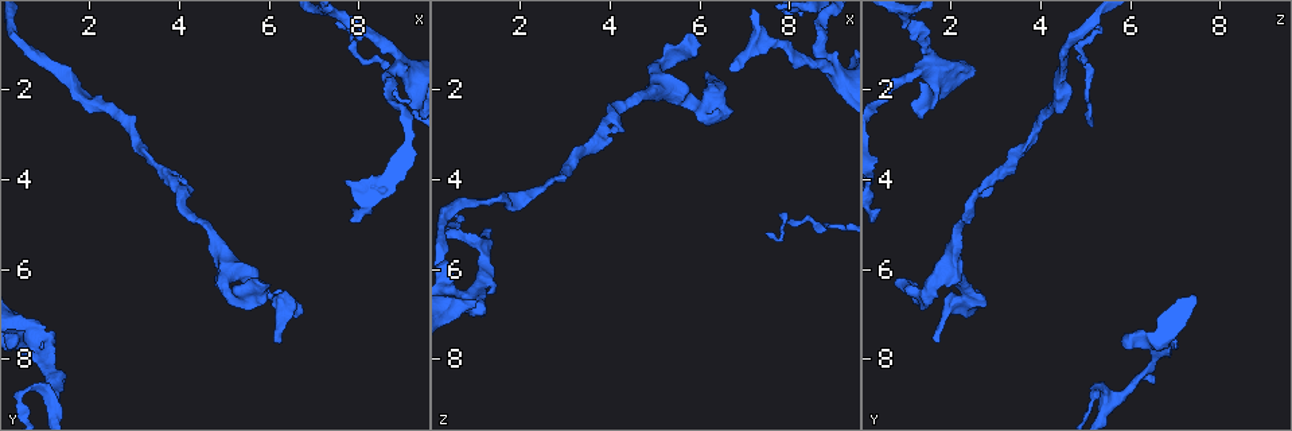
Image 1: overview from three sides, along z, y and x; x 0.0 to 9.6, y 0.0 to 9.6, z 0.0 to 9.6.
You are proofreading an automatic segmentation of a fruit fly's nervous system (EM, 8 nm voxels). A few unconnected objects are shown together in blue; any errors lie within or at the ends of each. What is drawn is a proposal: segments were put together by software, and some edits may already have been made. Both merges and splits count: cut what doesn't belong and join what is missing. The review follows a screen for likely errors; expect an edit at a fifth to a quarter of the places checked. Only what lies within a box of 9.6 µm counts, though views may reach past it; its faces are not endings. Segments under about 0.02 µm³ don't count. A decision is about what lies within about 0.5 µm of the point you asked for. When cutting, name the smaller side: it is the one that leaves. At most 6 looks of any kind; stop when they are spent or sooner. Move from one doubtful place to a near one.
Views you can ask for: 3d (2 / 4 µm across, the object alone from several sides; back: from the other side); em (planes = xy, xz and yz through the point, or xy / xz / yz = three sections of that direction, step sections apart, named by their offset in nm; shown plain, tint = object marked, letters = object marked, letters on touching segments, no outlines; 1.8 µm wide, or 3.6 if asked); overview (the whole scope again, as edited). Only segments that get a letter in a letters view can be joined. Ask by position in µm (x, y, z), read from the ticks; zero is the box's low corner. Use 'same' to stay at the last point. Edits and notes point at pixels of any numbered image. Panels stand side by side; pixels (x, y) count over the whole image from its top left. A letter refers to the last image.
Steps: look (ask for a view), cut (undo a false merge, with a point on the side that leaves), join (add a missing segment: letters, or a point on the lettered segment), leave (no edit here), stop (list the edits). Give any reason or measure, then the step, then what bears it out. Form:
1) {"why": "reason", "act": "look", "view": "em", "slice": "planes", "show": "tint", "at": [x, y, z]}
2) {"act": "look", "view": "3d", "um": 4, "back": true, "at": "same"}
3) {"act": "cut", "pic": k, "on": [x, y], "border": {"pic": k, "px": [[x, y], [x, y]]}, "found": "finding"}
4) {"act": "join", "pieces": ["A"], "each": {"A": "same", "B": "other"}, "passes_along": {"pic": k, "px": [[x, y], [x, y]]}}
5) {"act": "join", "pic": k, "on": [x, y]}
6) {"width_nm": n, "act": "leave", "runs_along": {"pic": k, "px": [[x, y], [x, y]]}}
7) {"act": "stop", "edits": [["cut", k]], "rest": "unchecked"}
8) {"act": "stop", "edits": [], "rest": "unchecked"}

{"why": "branch stops here", "act": "look", "view": "em", "slice": "planes", "show": "plain", "at": [6.20, 7.60, 1.65]}

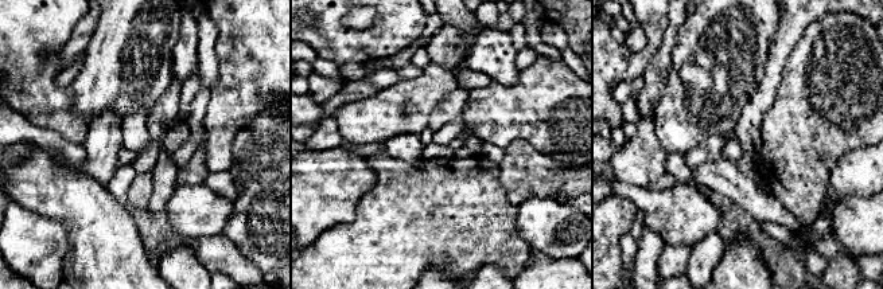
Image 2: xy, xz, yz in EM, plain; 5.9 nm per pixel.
{"act": "look", "view": "em", "slice": "planes", "show": "letters", "at": "same"}

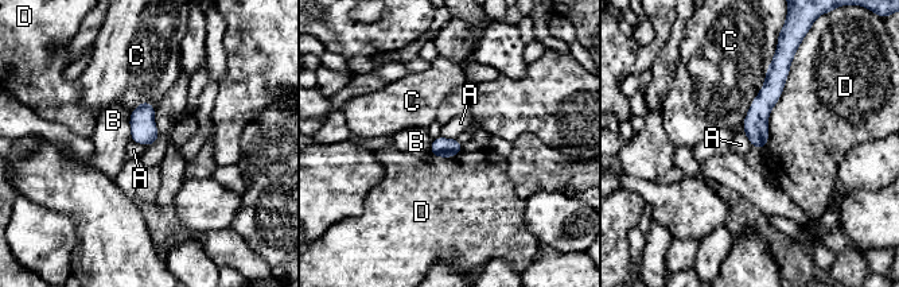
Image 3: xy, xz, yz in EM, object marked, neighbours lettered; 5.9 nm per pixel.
{"width_nm": 120, "act": "leave", "each": {"A": "other", "B": "other", "C": "other", "D": "other"}, "border": {"pic": 3, "px": [[131, 140], [148, 146]]}, "found": "no lettered segment goes on from it"}

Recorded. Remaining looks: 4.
{"why": "branch point", "act": "look", "view": "3d", "um": 2, "at": [5.10, 6.05, 1.85]}

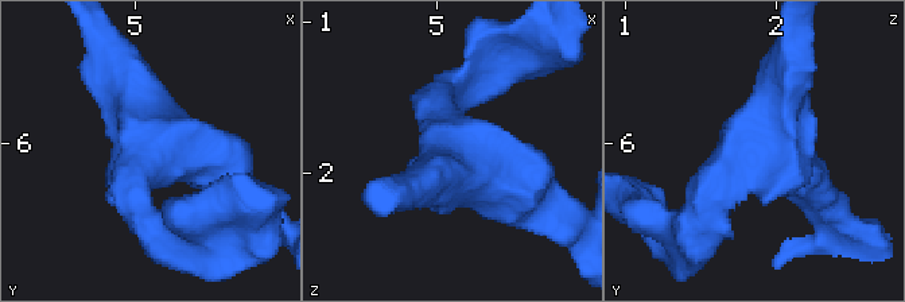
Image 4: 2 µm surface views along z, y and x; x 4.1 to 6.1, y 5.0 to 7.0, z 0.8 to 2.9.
{"act": "look", "view": "em", "slice": "xz", "step": 16, "show": "letters", "at": [5.18, 6.00, 1.90]}

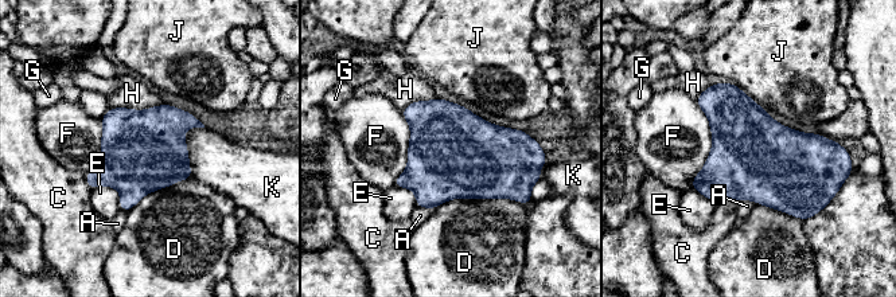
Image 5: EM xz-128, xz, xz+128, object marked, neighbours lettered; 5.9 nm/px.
{"arms": 3, "act": "leave", "each": {"A": "other", "C": "other", "D": "other", "E": "other", "F": "other", "G": "other", "H": "other", "J": "other", "K": "other"}, "border": {"pic": 5, "px": [[205, 126], [184, 133], [193, 179]]}, "found": "all the same cell"}

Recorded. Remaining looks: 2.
{"why": "branch stops here", "act": "look", "view": "em", "slice": "xz", "step": 4, "show": "tint", "at": [1.10, 7.70, 7.00]}

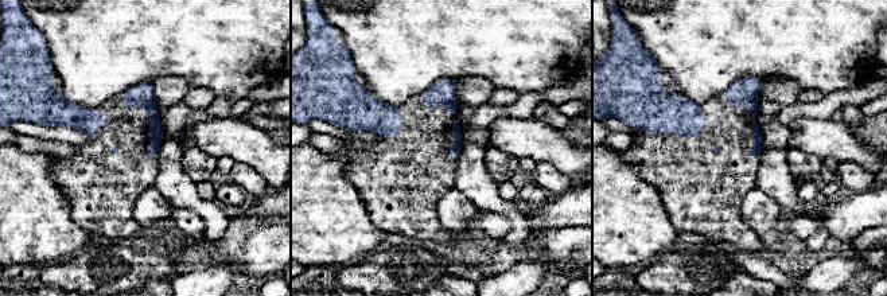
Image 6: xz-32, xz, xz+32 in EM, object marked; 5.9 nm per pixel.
{"why": "another direction", "act": "look", "view": "em", "slice": "planes", "show": "letters", "at": "same"}

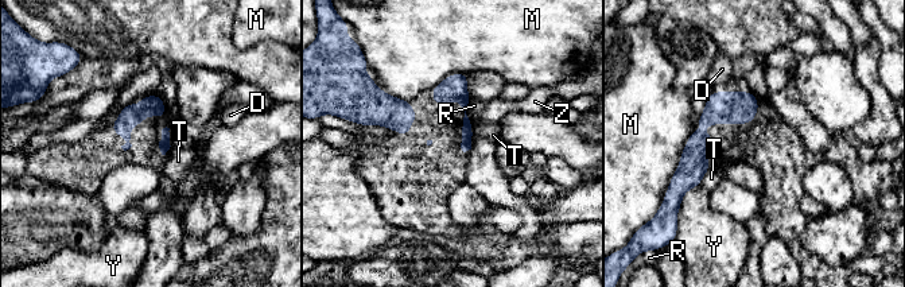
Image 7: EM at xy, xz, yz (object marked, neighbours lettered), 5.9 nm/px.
{"longest_contact_nm": ["M", 360], "act": "leave", "each": {"D": "other", "M": "other", "R": "other", "T": "other", "Y": "other", "Z": "other"}, "found": "none of them fits"}

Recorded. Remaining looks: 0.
{"act": "stop", "edits": [], "rest": "unchecked"}

